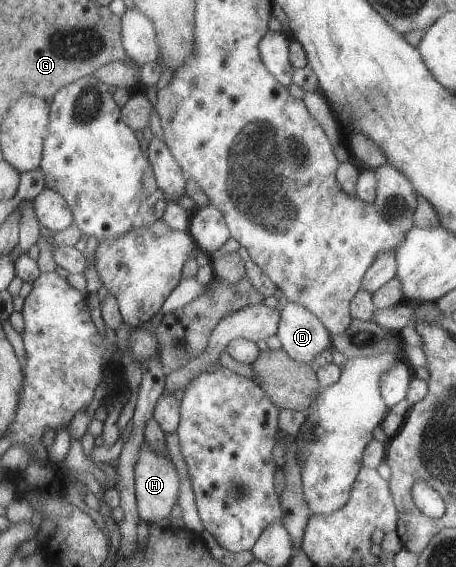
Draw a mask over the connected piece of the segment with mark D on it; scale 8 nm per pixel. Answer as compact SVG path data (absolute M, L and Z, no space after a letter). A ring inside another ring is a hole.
M288 302L280 311L276 335L281 349L305 365L312 366L315 356L331 347L330 334L319 319L293 302Z

